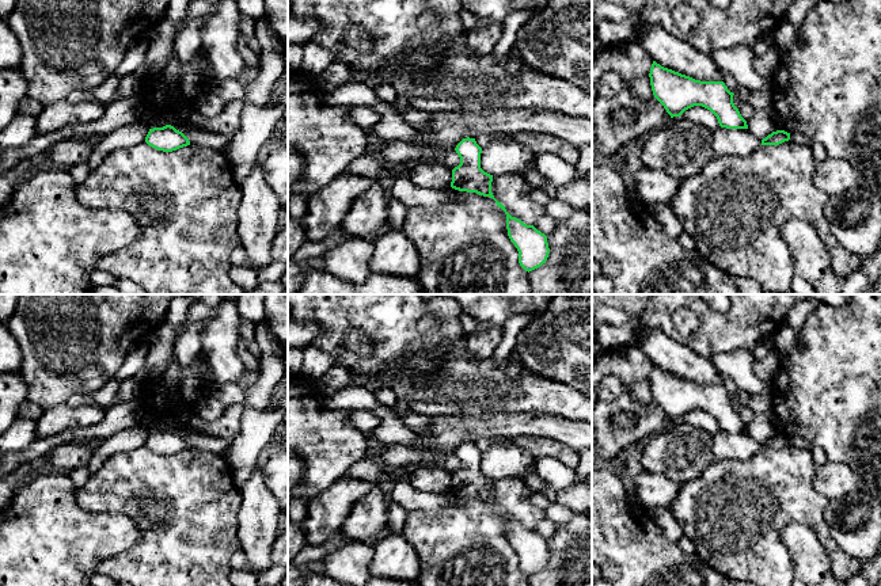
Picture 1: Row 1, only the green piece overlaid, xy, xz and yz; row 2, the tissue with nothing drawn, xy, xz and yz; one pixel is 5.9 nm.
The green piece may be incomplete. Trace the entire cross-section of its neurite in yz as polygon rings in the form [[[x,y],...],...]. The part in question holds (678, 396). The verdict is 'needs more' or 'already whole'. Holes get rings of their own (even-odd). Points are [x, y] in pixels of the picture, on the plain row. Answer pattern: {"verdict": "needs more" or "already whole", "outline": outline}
{"verdict": "already whole", "outline": [[[656,365],[652,368],[649,381],[654,402],[671,422],[680,421],[694,410],[702,410],[717,421],[721,431],[748,433],[747,425],[733,407],[734,397],[724,385],[695,384]]]}

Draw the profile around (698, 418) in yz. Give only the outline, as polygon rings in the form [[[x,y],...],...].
[[[694,410],[694,411],[686,414],[681,418],[681,421],[684,421],[695,427],[699,427],[710,434],[719,431],[717,421],[710,414],[707,414],[702,410]]]

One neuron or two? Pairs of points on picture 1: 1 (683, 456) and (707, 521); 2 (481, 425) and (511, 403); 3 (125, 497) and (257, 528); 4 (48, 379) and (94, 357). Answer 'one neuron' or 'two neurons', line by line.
1: two neurons
2: two neurons
3: two neurons
4: one neuron

